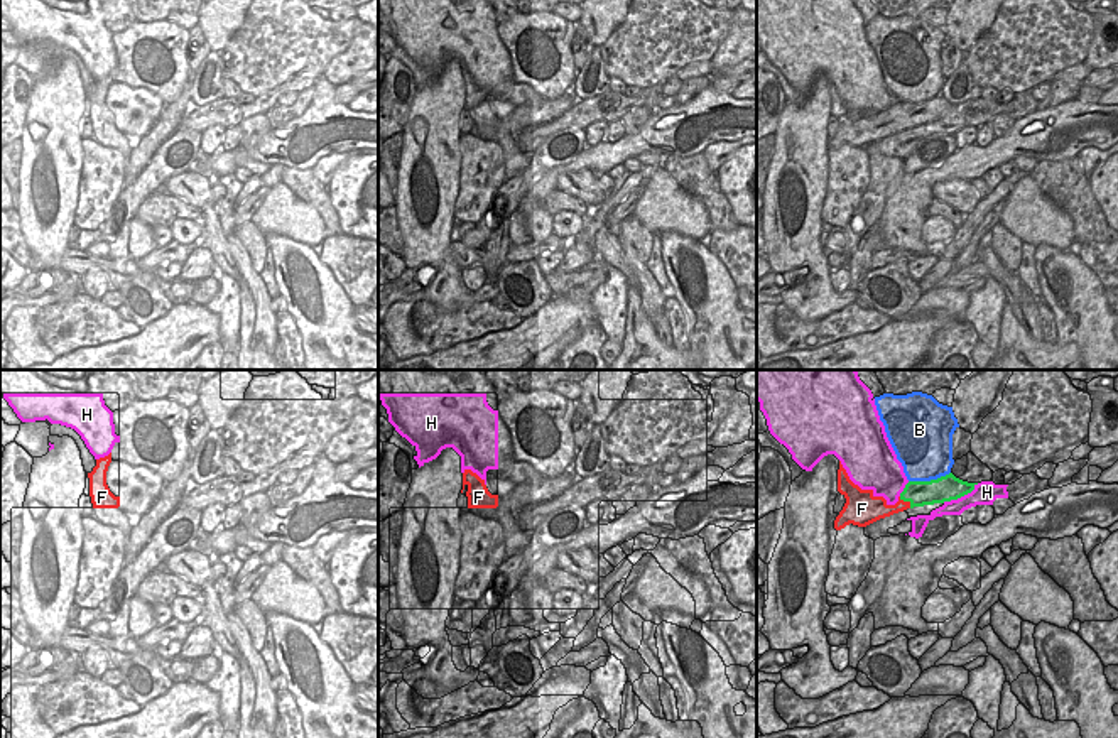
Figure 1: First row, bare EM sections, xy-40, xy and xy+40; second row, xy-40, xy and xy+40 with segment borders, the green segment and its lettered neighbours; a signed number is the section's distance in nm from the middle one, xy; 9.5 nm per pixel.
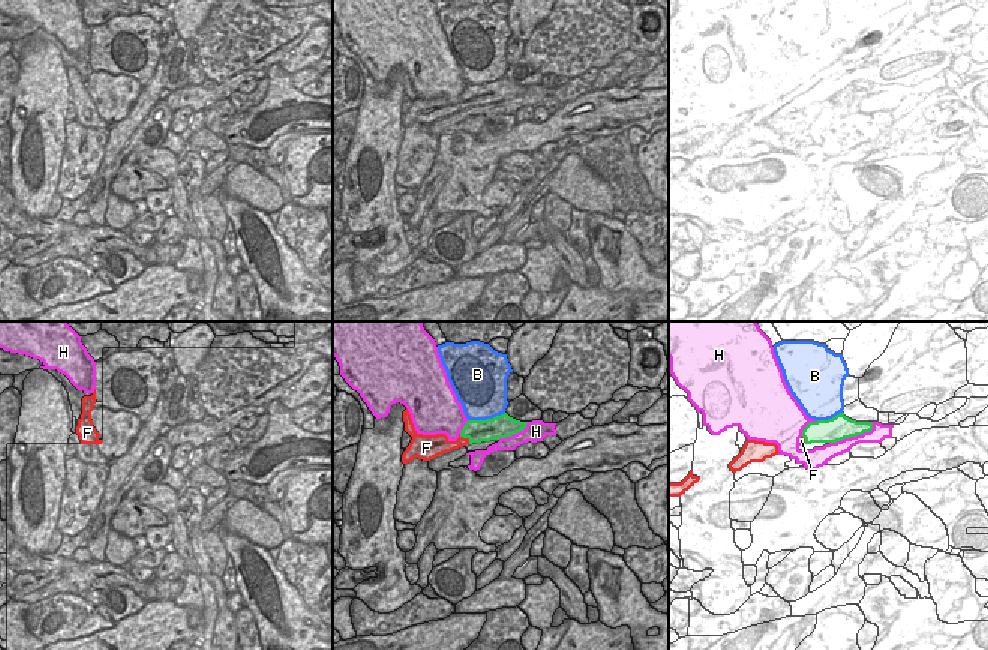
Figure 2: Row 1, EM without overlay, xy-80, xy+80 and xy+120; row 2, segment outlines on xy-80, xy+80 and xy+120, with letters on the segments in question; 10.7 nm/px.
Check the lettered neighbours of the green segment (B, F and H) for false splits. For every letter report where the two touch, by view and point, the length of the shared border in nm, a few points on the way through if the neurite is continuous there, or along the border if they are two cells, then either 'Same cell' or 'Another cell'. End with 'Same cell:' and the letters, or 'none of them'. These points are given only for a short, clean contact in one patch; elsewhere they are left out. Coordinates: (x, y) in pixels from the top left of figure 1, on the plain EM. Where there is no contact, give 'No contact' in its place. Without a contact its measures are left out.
B: Touches green at xy+40 (931, 102). Shared border 420 nm. Another cell
F: Touches green at xy+40 (906, 122). Shared border 160 nm. Path across: xy+40 (919, 115), (906, 122), (895, 130), (880, 129). Same cell
H: Touches green at xy+40 (960, 119). Shared border 400 nm. Another cell
Same cell: F

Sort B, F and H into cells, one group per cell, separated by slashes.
B / F / H

